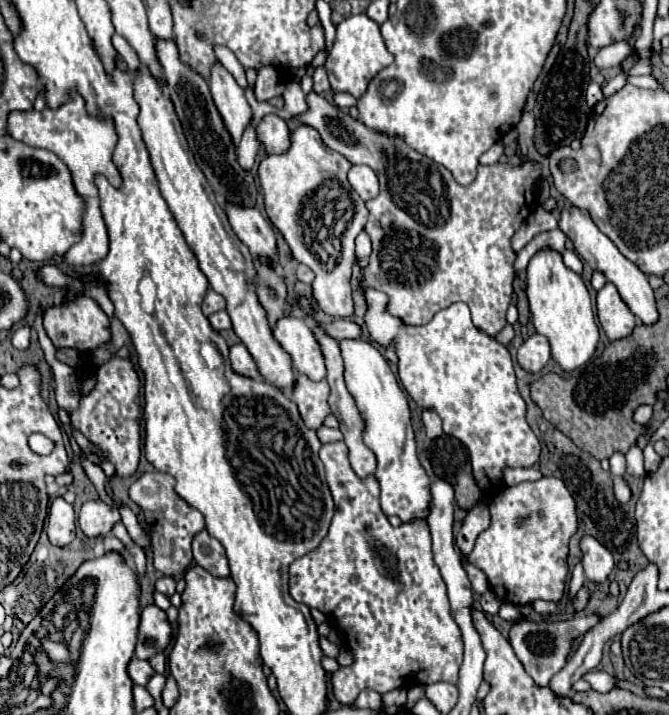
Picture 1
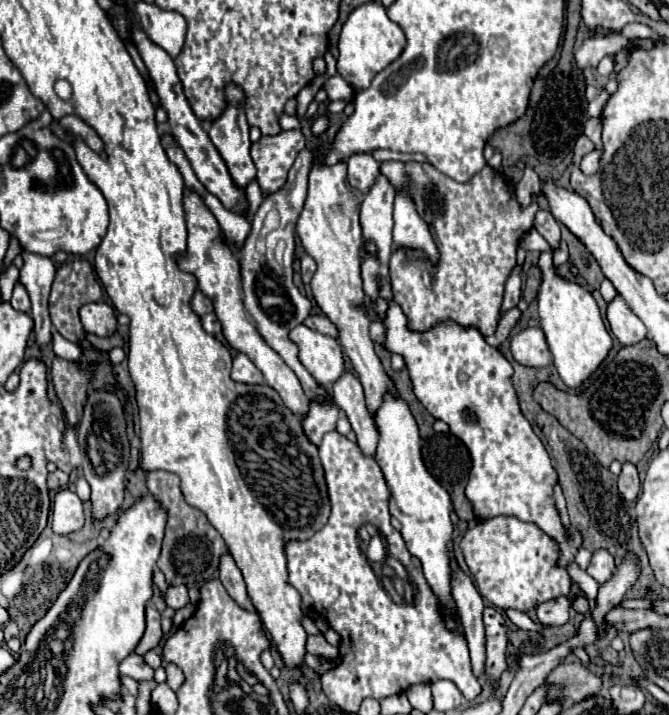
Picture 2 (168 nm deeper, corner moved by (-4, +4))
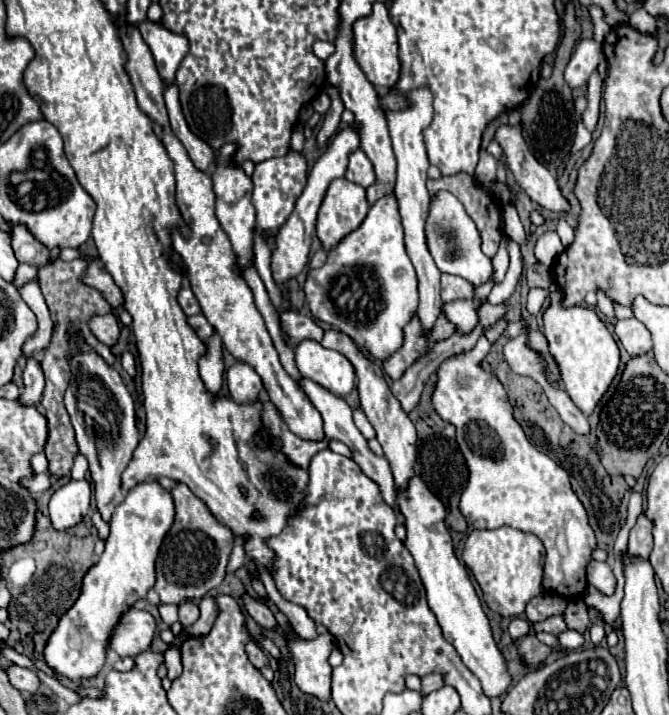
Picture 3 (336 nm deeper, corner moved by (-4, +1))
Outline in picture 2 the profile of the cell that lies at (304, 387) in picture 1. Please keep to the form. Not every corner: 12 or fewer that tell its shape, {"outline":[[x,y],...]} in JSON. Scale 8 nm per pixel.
{"outline":[[310,400],[302,424],[308,440],[318,446],[326,432],[336,430],[336,404],[320,408]]}

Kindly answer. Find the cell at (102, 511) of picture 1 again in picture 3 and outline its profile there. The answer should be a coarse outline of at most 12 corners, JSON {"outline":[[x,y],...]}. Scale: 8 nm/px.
{"outline":[[68,327],[64,405],[106,523],[138,447],[120,373]]}

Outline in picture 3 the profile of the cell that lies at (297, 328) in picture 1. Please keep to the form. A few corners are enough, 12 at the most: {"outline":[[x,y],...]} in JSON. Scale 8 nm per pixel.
{"outline":[[316,341],[296,347],[296,365],[330,393],[356,385],[352,363]]}

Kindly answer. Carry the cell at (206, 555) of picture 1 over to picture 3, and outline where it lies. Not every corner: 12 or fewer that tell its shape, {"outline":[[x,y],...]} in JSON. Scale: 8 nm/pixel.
{"outline":[[244,595],[248,613],[260,627],[278,631],[272,611]]}

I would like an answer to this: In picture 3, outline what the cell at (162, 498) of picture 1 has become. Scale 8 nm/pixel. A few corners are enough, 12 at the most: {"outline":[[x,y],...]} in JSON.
{"outline":[[184,483],[156,559],[160,605],[222,583],[234,535]]}

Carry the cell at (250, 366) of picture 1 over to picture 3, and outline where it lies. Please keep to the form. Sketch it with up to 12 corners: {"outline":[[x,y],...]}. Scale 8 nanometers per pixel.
{"outline":[[246,363],[226,373],[230,397],[252,403],[262,379]]}

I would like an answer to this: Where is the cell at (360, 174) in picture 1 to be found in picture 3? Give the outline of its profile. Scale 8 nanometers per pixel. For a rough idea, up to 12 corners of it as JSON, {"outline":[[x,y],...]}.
{"outline":[[362,149],[350,153],[346,179],[362,187],[376,181]]}

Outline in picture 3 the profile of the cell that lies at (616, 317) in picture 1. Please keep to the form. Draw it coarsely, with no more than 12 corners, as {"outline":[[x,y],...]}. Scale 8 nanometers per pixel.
{"outline":[[638,319],[616,323],[616,335],[632,355],[652,349],[650,331]]}

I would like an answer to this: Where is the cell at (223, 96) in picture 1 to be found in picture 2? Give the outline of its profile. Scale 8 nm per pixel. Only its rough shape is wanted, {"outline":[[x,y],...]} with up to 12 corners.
{"outline":[[226,84],[226,108],[208,130],[234,182],[256,176],[244,92]]}

